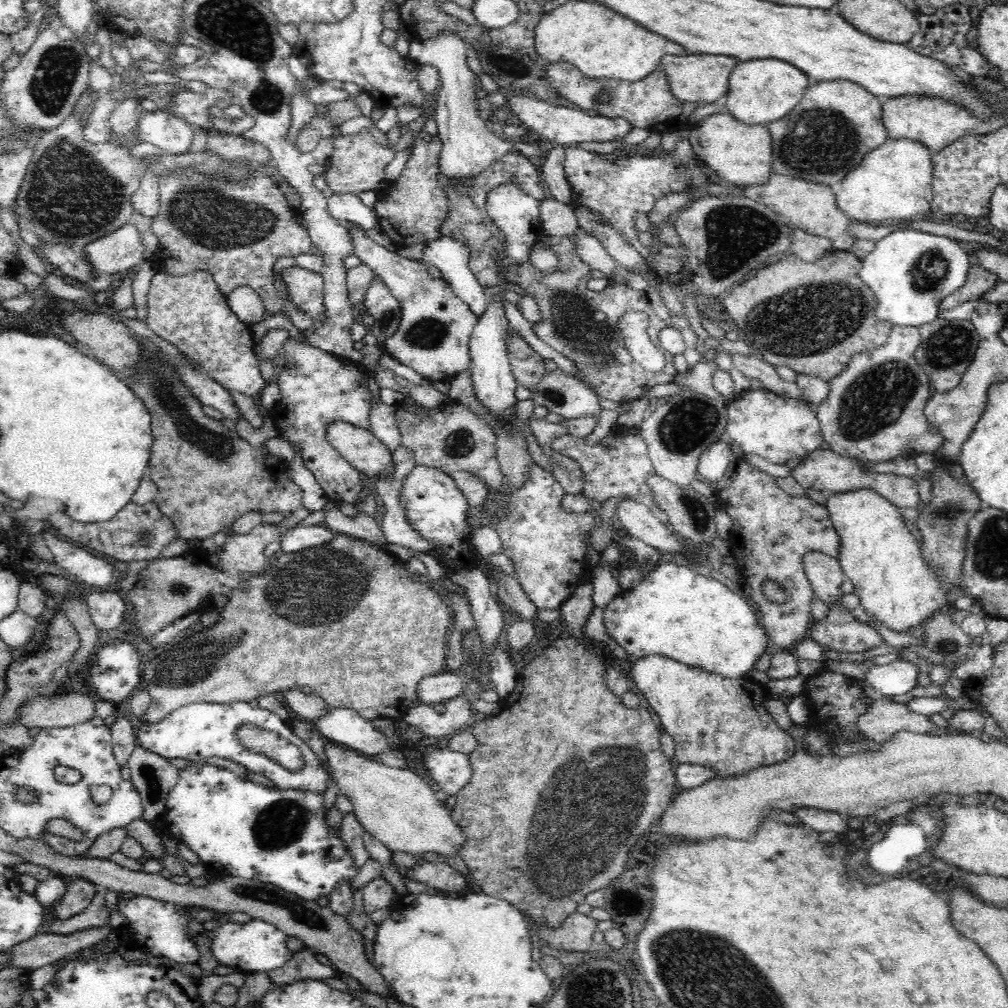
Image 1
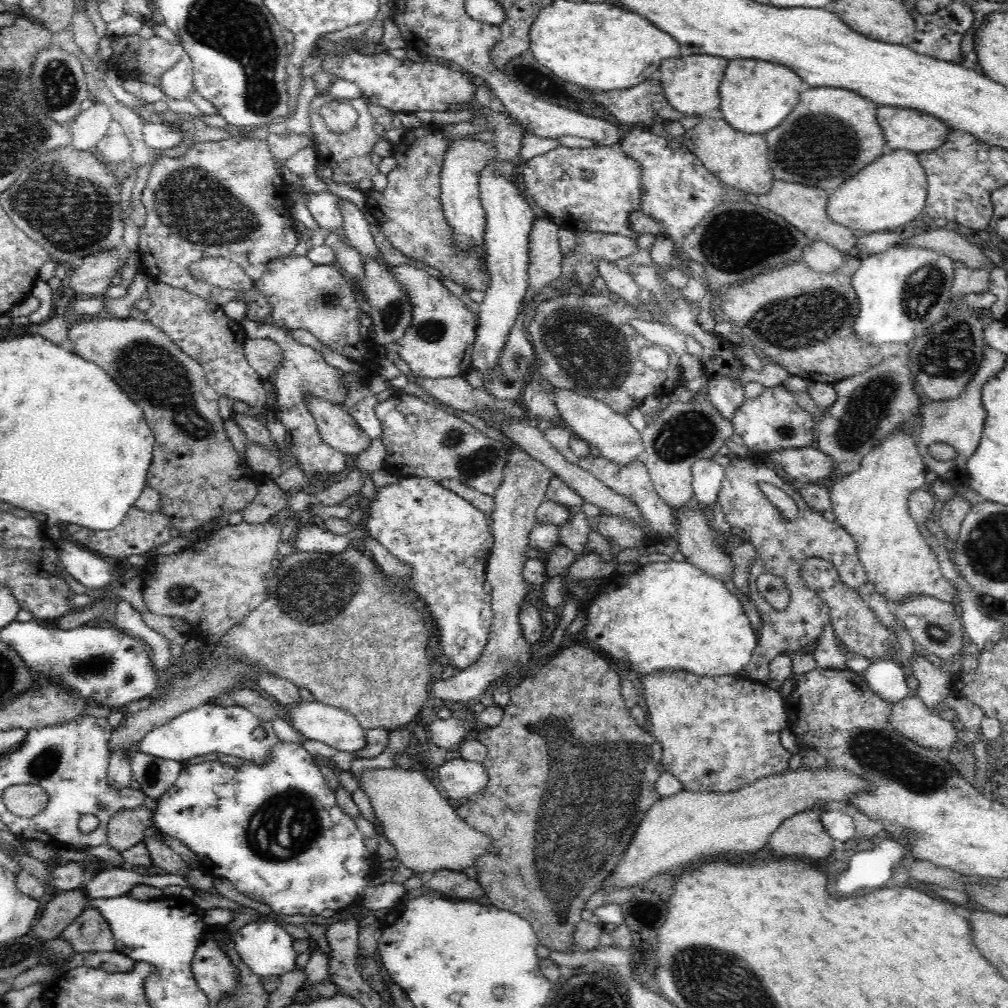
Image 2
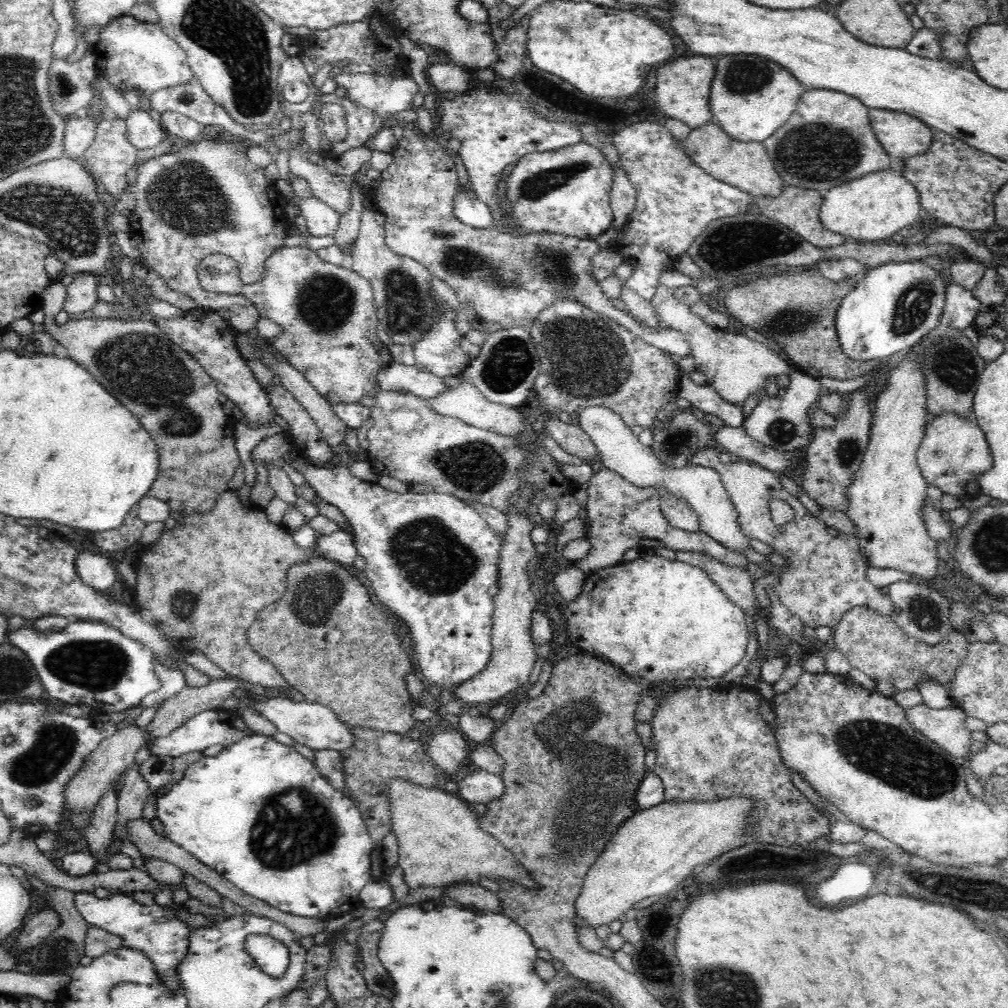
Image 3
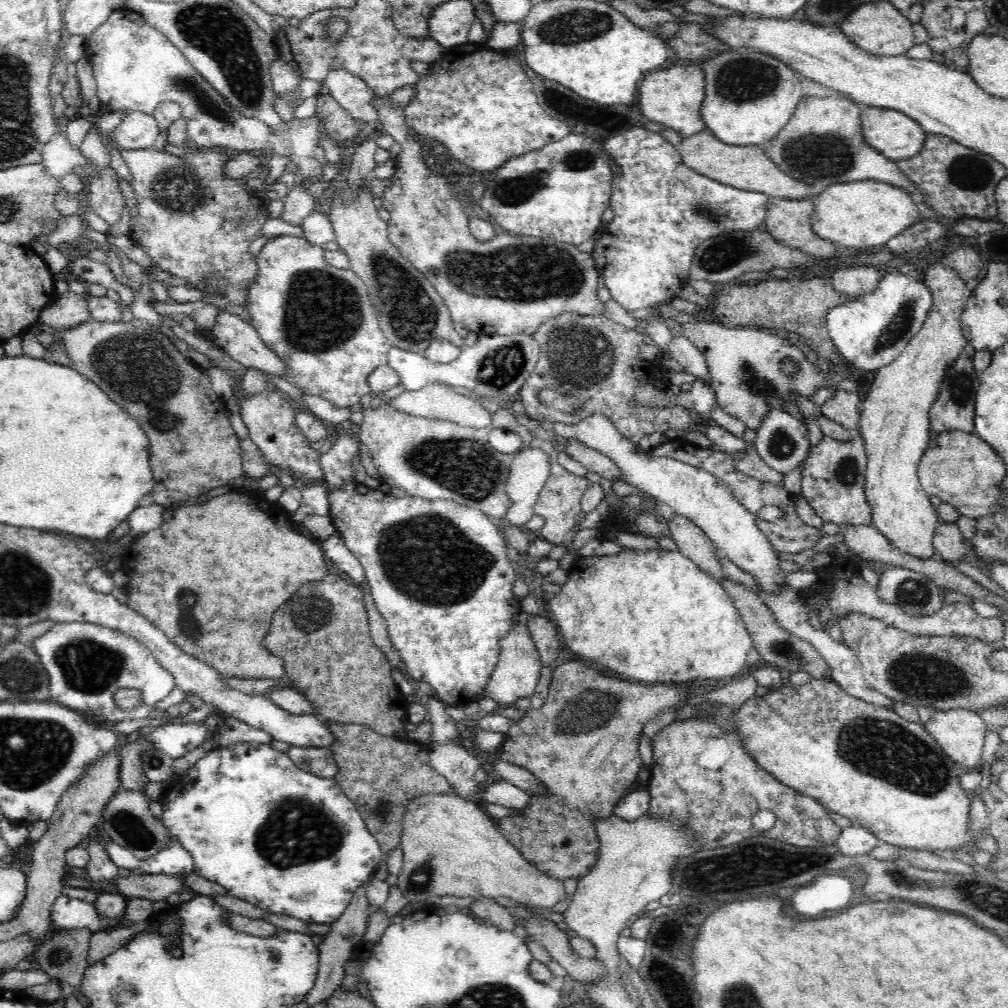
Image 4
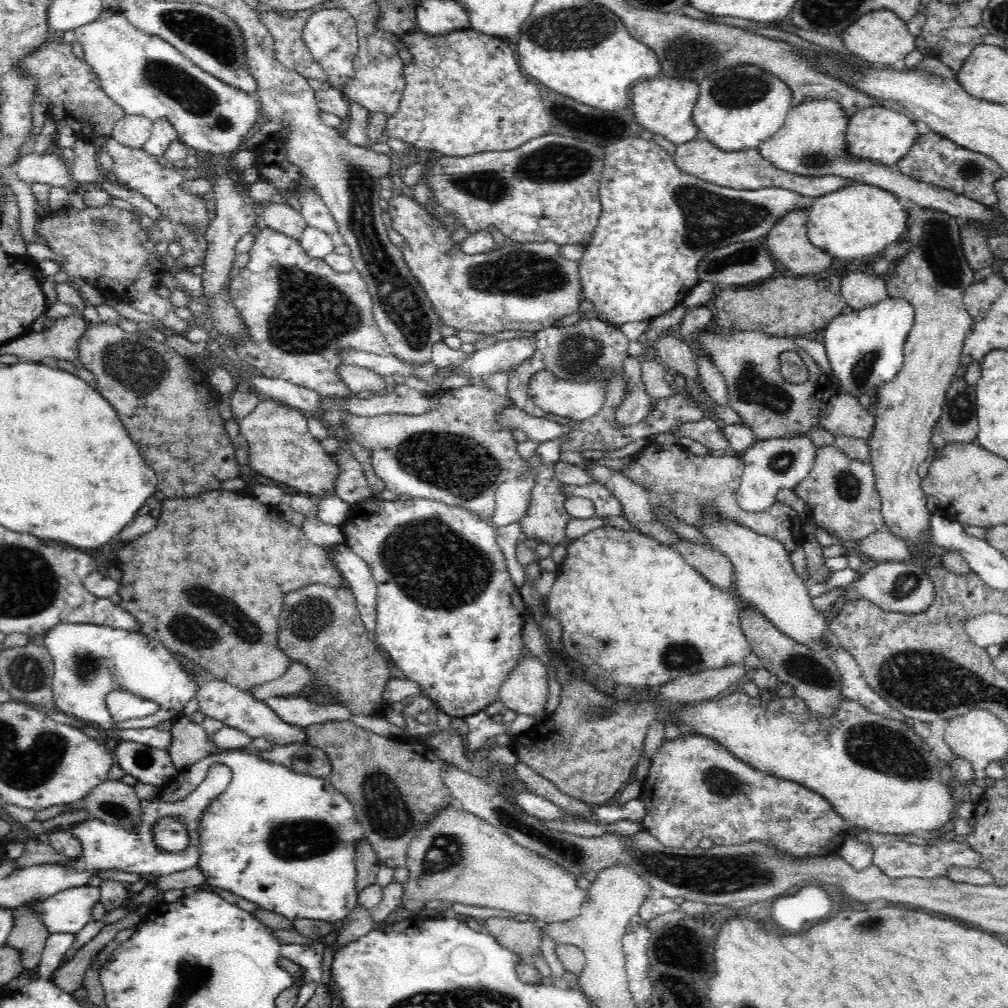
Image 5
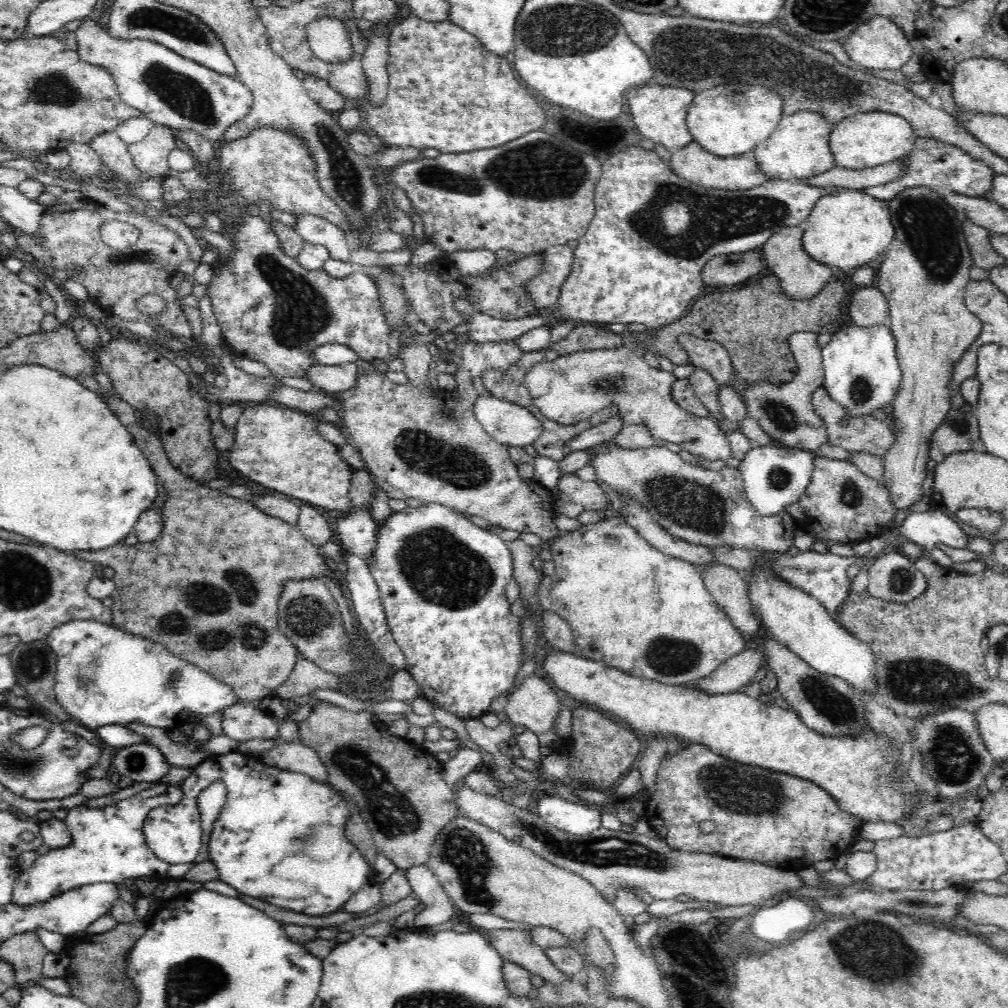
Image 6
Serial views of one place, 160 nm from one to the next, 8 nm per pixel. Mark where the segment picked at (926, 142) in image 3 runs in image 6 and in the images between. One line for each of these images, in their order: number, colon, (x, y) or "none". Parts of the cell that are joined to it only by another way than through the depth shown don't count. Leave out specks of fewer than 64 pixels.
4: (890, 132)
5: (881, 134)
6: (866, 140)

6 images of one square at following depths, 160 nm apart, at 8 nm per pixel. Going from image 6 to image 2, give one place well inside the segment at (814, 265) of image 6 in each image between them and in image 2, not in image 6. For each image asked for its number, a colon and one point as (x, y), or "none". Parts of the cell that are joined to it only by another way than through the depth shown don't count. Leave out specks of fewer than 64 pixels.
2: (805, 207)
3: (798, 208)
4: (788, 220)
5: (788, 242)

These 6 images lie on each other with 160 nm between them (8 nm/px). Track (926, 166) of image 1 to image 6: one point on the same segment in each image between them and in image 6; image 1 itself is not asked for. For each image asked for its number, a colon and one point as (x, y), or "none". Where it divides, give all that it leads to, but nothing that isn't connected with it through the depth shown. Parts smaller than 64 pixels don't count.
2: (890, 192)
3: (875, 207)
4: (860, 215)
5: (857, 222)
6: (846, 229)

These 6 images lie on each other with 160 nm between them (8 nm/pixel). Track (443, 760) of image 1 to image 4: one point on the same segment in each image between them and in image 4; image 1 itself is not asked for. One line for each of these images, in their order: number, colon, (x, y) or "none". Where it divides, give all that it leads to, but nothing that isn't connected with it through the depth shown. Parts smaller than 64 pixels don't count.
2: (461, 778)
3: (481, 787)
4: (503, 793)

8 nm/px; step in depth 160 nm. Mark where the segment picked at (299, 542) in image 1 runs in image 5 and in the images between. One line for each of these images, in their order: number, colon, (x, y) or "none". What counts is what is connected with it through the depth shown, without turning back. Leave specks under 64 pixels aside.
2: (310, 538)
3: (339, 547)
4: (334, 547)
5: (353, 569)

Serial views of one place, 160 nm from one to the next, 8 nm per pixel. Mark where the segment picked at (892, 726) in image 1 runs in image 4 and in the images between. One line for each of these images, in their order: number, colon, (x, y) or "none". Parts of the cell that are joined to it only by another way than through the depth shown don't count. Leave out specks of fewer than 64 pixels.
2: (910, 716)
3: (946, 727)
4: (960, 732)

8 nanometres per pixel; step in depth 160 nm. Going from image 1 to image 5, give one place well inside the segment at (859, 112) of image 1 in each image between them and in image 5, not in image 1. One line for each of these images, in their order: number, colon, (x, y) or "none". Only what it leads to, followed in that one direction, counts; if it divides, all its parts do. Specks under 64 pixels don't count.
2: (841, 121)
3: (829, 140)
4: (822, 144)
5: (812, 142)

